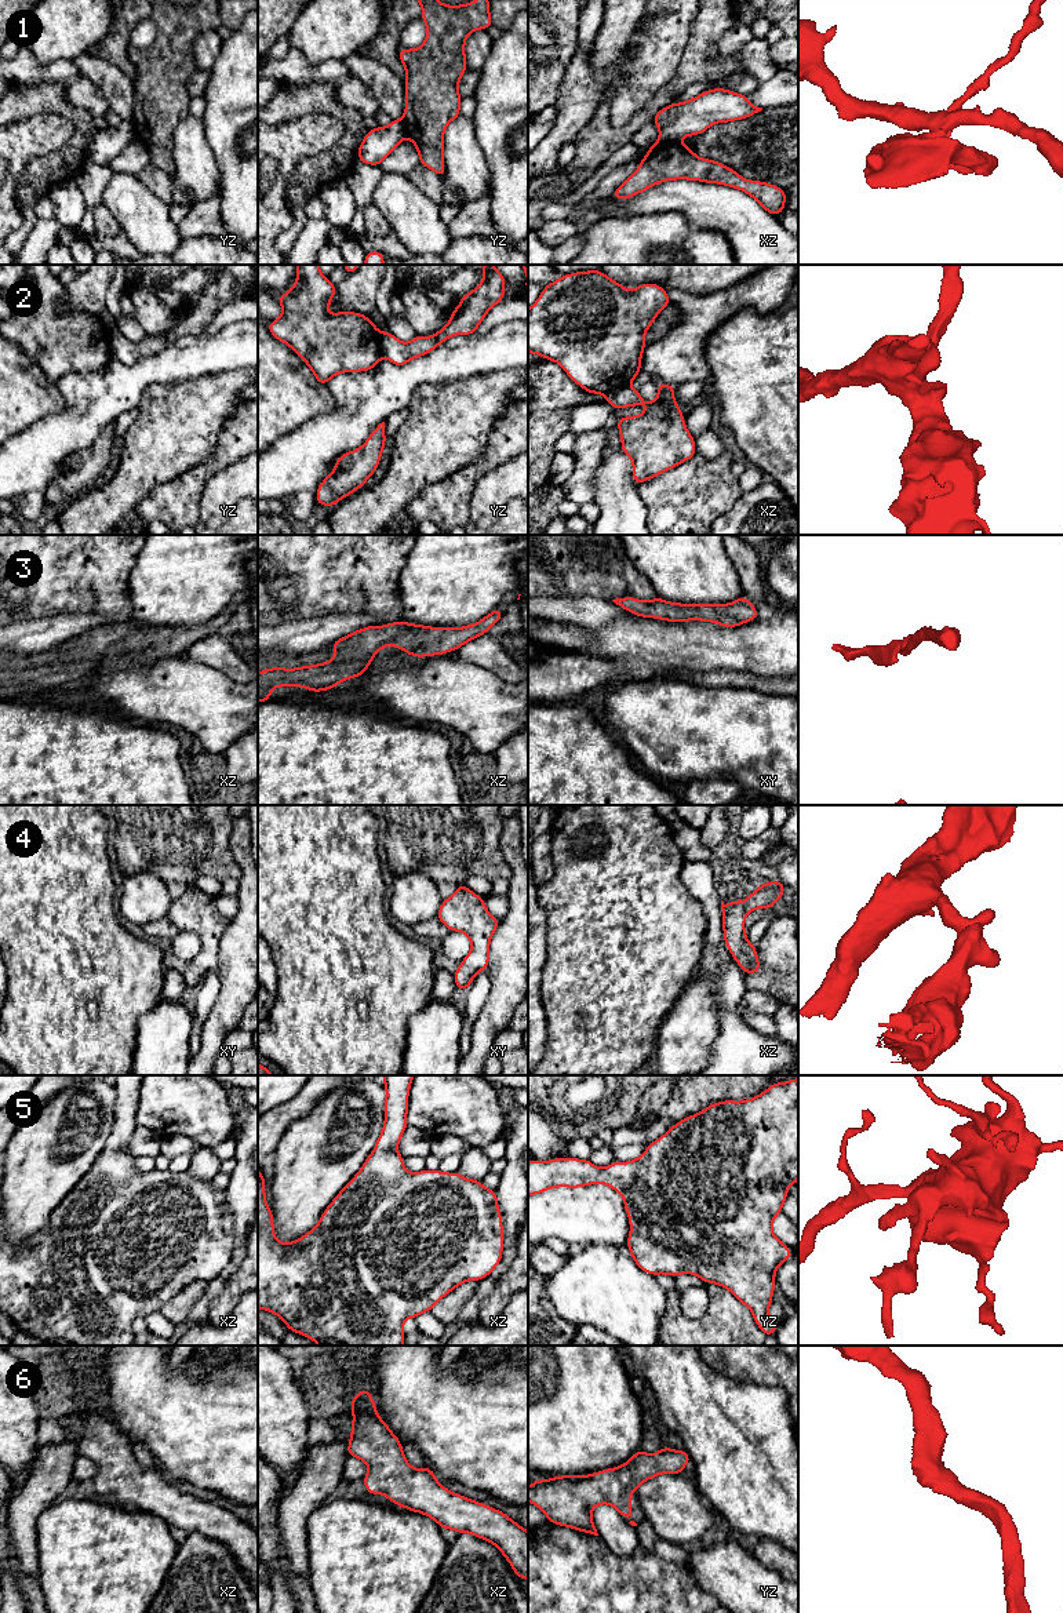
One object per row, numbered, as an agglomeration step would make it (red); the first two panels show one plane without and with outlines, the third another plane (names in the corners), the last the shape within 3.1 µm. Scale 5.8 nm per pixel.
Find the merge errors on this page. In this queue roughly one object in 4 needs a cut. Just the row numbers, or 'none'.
1, 2

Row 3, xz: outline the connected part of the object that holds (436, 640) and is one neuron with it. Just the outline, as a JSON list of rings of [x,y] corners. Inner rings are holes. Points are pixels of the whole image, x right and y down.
[[[495,608],[477,623],[463,627],[430,627],[397,620],[386,626],[368,626],[336,641],[335,658],[320,665],[296,669],[272,667],[258,673],[258,702],[269,702],[270,691],[277,687],[302,687],[321,692],[339,682],[364,676],[375,653],[393,645],[411,656],[423,658],[443,655],[459,649],[463,644],[485,634],[503,616]]]

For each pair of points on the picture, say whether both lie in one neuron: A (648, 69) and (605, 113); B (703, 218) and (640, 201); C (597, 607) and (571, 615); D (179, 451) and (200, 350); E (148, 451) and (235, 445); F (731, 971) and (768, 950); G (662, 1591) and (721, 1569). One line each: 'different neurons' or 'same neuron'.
A: different neurons
B: same neuron
C: same neuron
D: different neurons
E: different neurons
F: different neurons
G: different neurons

